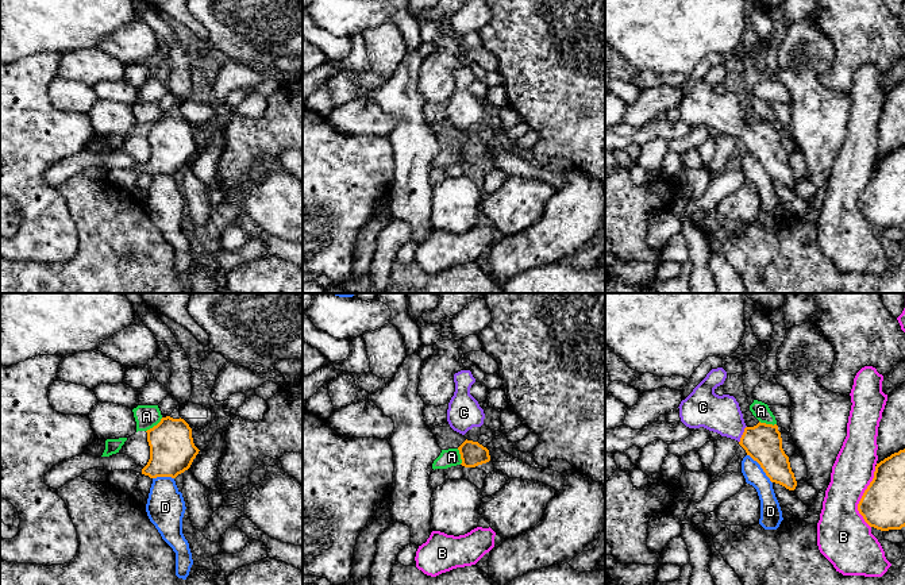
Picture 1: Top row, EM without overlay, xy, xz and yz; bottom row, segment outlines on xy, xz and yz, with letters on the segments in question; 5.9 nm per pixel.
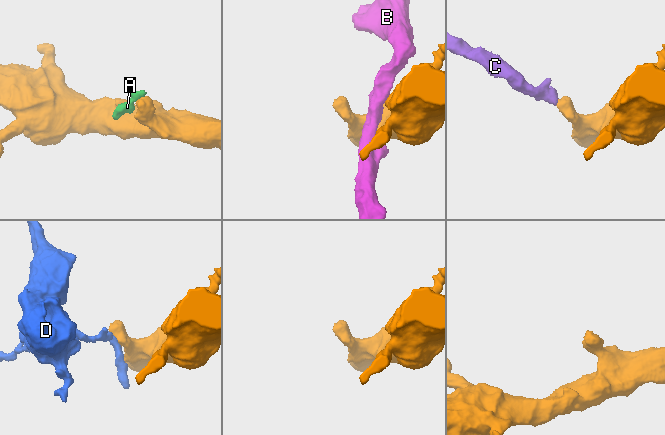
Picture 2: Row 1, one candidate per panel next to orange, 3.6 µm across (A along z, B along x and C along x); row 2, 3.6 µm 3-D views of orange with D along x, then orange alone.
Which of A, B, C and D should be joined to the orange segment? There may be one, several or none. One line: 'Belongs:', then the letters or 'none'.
Belongs: C

